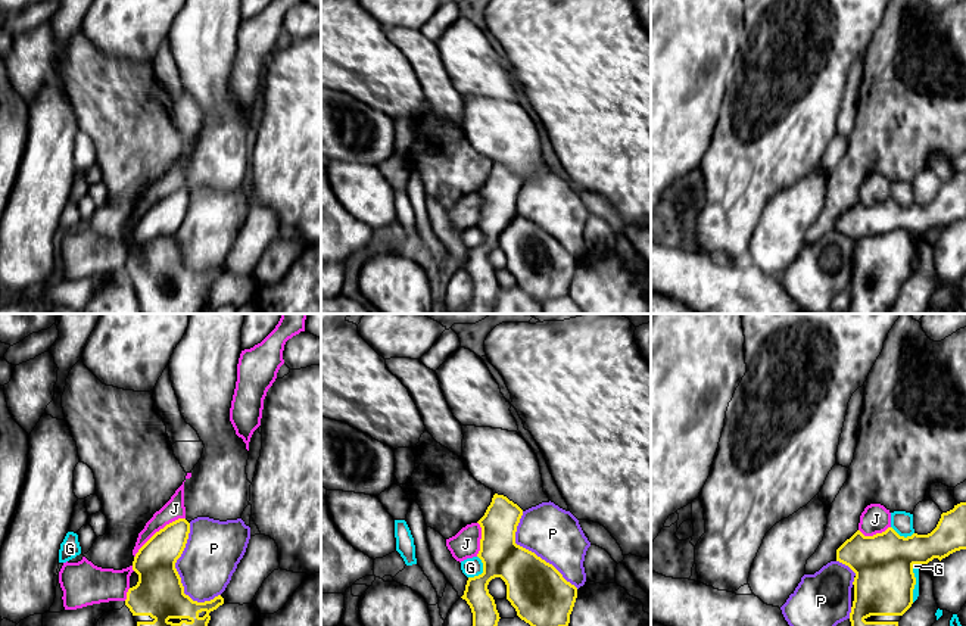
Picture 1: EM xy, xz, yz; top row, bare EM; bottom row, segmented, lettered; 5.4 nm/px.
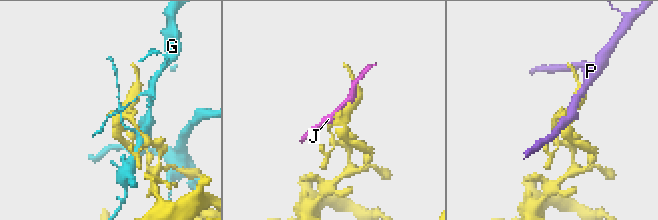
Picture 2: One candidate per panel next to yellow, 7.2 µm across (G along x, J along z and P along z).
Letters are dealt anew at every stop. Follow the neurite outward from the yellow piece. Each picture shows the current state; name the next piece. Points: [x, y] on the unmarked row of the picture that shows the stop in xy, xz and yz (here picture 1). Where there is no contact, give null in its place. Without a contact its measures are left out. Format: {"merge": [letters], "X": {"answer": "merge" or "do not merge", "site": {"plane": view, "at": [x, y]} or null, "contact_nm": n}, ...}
{"merge": [], "G": {"answer": "do not merge", "site": {"plane": "yz", "at": [915, 252]}, "contact_nm": 220}, "J": {"answer": "do not merge", "site": {"plane": "xy", "at": [159, 201]}, "contact_nm": 360}, "P": {"answer": "do not merge", "site": {"plane": "xy", "at": [174, 237]}, "contact_nm": 440}}

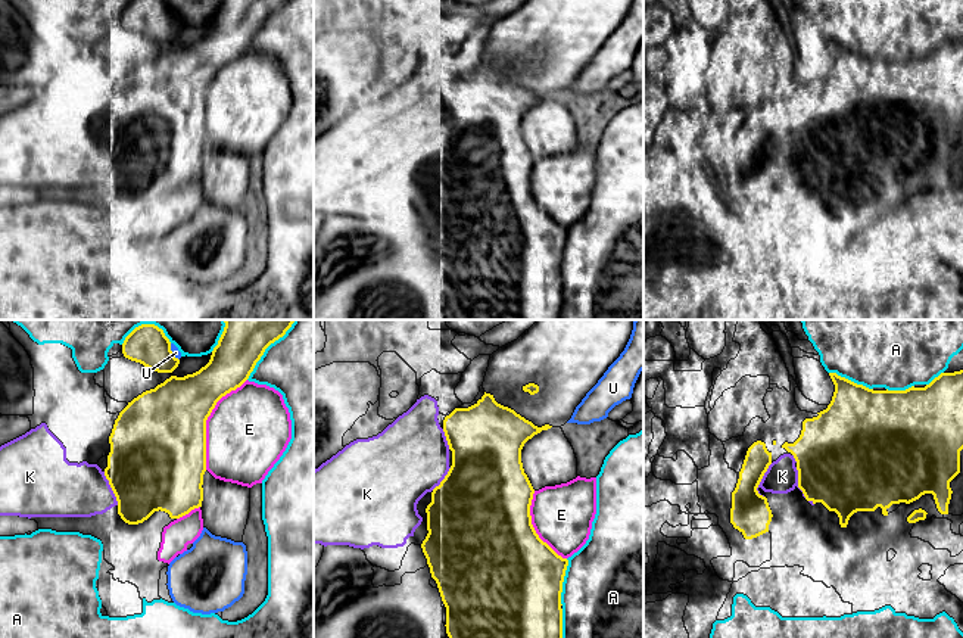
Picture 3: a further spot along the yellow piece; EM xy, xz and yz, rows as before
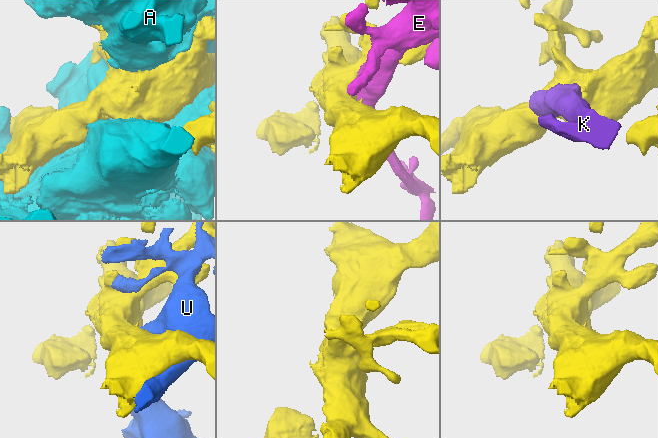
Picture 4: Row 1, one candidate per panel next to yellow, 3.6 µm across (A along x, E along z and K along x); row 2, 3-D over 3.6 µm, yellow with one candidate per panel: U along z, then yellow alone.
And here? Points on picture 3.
{"merge": ["K"], "A": {"answer": "do not merge", "site": {"plane": "xy", "at": [262, 24]}, "contact_nm": 360}, "E": {"answer": "do not merge", "site": {"plane": "xy", "at": [205, 92]}, "contact_nm": 550}, "K": {"answer": "merge", "site": {"plane": "yz", "at": [760, 151]}, "contact_nm": 200}, "U": {"answer": "do not merge", "site": {"plane": "xy", "at": [171, 22]}, "contact_nm": 110}}

